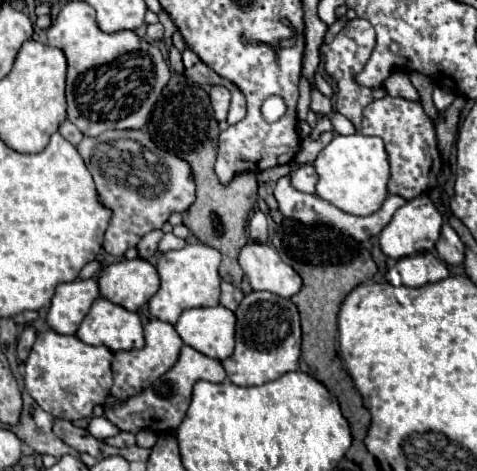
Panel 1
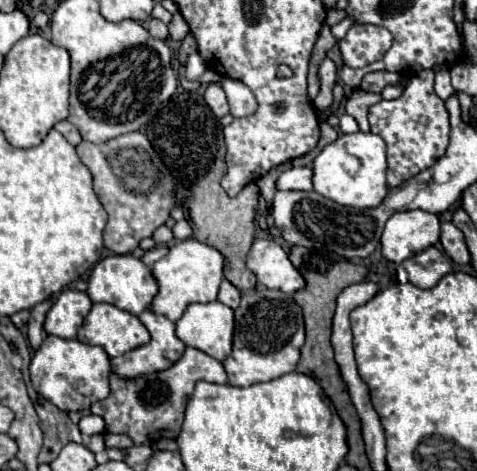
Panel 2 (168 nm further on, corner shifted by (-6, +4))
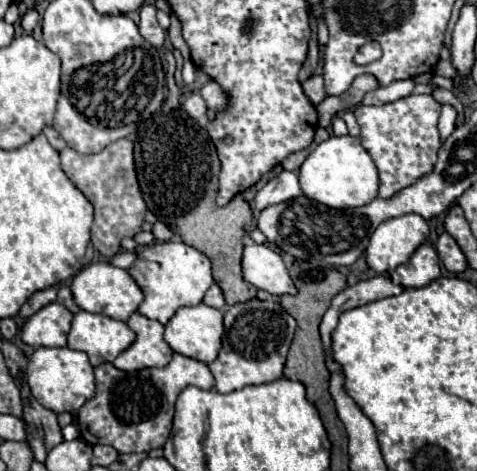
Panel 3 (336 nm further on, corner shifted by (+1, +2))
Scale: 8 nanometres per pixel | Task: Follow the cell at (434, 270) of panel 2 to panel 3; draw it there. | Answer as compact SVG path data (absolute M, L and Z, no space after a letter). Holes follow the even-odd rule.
M424 243L416 249L412 259L391 274L391 280L404 288L421 288L440 277L440 259L432 245Z

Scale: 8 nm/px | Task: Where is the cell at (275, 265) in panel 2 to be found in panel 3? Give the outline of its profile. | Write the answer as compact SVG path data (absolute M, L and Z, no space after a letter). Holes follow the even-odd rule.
M248 243L242 255L242 271L244 279L252 283L256 289L264 289L272 295L296 293L296 287L288 275L282 257L268 245Z

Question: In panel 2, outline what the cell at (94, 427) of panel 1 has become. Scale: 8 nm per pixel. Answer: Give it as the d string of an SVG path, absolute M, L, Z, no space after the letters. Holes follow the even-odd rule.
M85 415L81 417L79 421L79 431L83 435L97 435L97 433L103 433L105 431L105 421L97 415Z

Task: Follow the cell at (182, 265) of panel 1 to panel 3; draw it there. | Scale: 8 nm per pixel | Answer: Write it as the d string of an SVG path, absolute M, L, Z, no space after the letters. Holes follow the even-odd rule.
M164 241L144 247L128 273L144 291L144 301L140 303L138 311L148 319L160 321L162 325L168 323L168 319L176 313L178 307L198 305L204 299L208 287L214 283L210 259L182 241Z

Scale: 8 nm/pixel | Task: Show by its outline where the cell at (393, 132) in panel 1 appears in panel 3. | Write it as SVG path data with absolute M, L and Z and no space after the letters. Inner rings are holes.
M408 95L380 107L358 105L354 115L362 129L360 141L380 171L380 197L394 195L408 183L414 183L420 175L432 171L436 153L442 145L438 133L440 103L432 95Z

